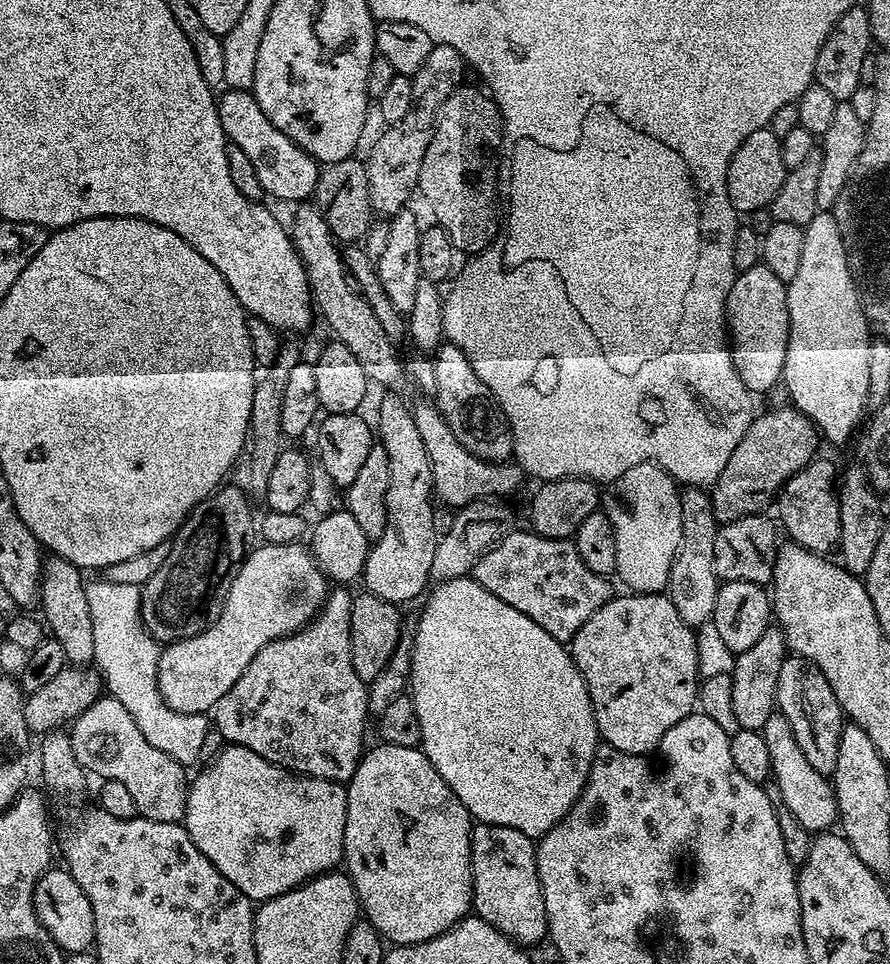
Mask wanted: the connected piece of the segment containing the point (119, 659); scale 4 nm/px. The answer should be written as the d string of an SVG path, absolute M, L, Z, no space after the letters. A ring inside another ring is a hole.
M103 578L89 579L84 589L90 606L90 623L94 626L94 664L107 695L126 706L130 718L138 722L138 730L142 730L150 746L162 750L162 754L170 754L170 758L185 766L199 761L202 742L210 729L209 717L202 712L182 714L166 706L158 690L158 662L162 648L144 628L140 617L140 589Z

